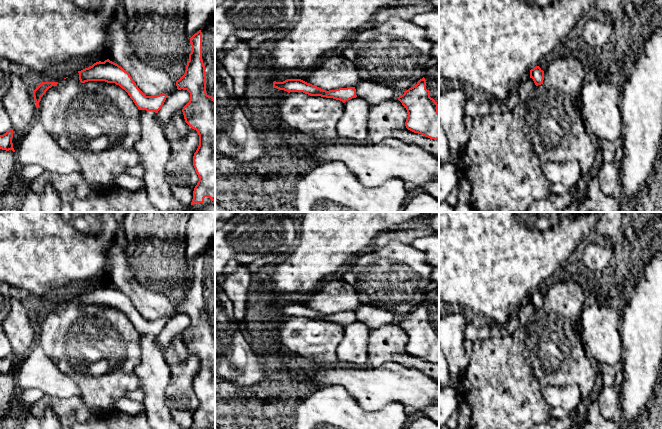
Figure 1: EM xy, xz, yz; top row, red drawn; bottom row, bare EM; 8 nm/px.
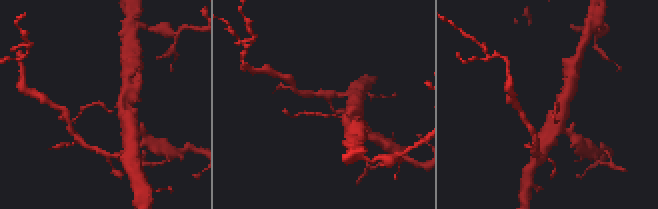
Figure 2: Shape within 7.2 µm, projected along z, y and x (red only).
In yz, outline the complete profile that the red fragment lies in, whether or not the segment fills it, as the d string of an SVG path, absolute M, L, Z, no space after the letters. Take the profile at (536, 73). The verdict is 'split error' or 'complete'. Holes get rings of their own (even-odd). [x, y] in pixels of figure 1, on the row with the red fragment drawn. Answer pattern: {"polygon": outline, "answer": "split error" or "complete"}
{"polygon": "M536 66L530 70L530 78L533 79L536 86L541 85L544 80L544 71L539 66Z", "answer": "complete"}

